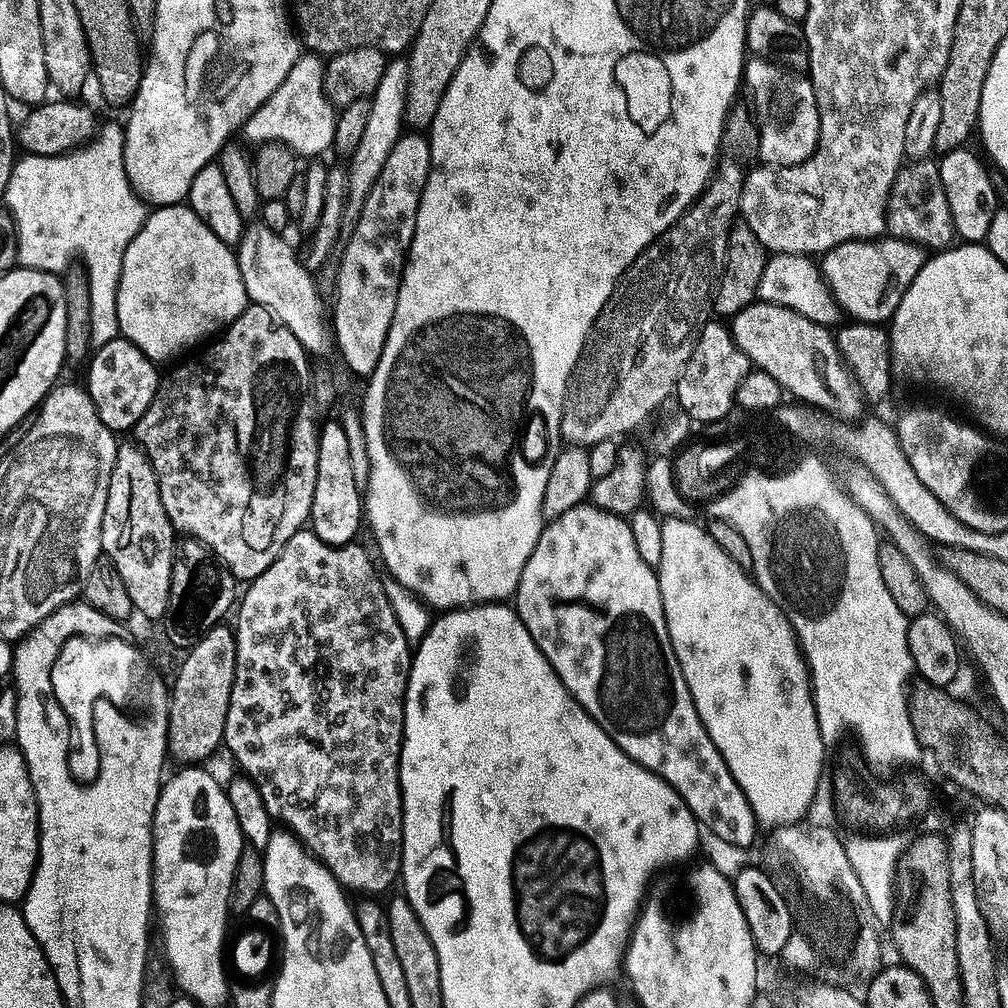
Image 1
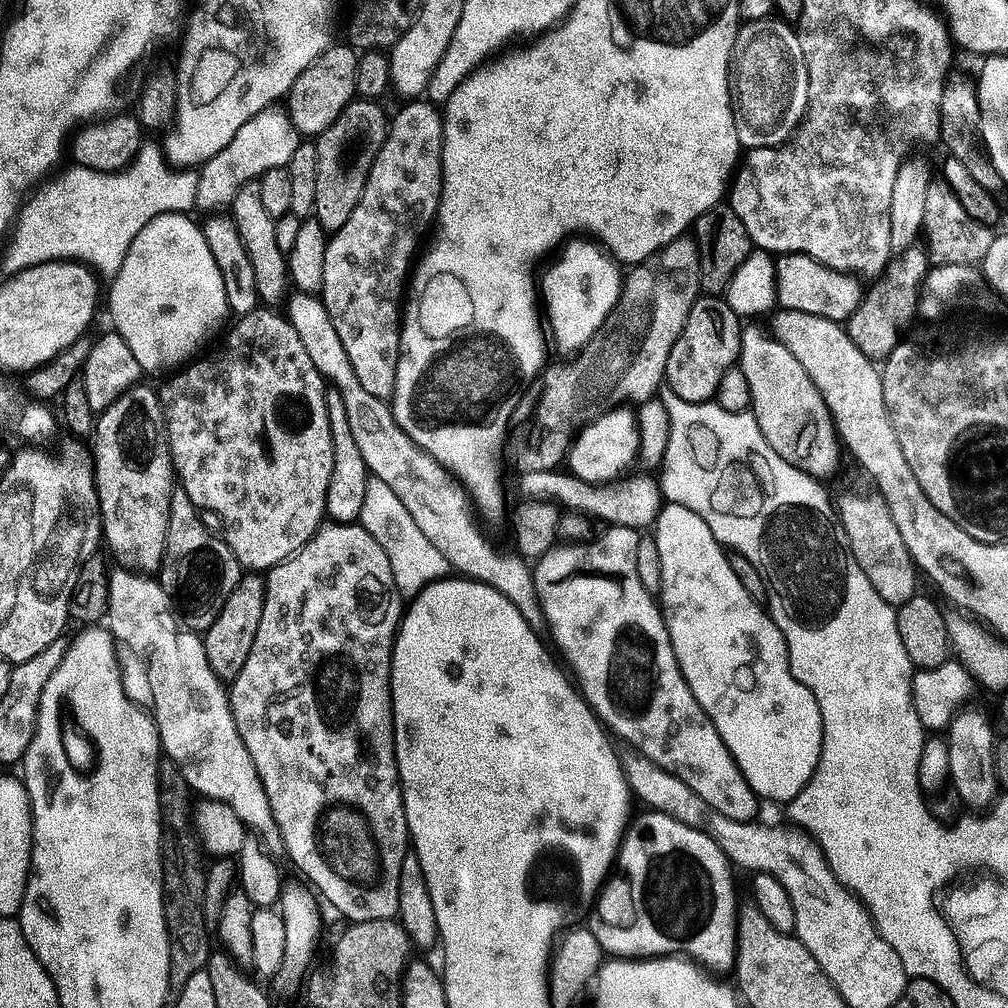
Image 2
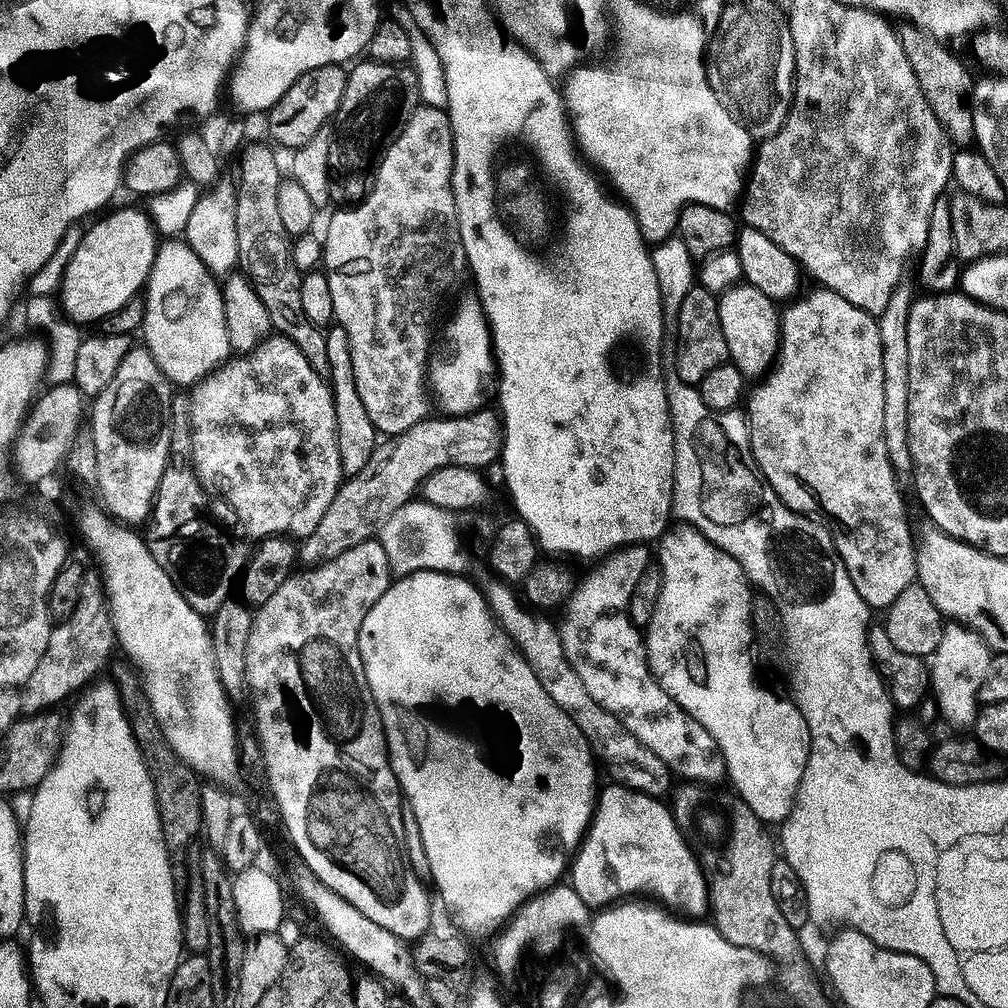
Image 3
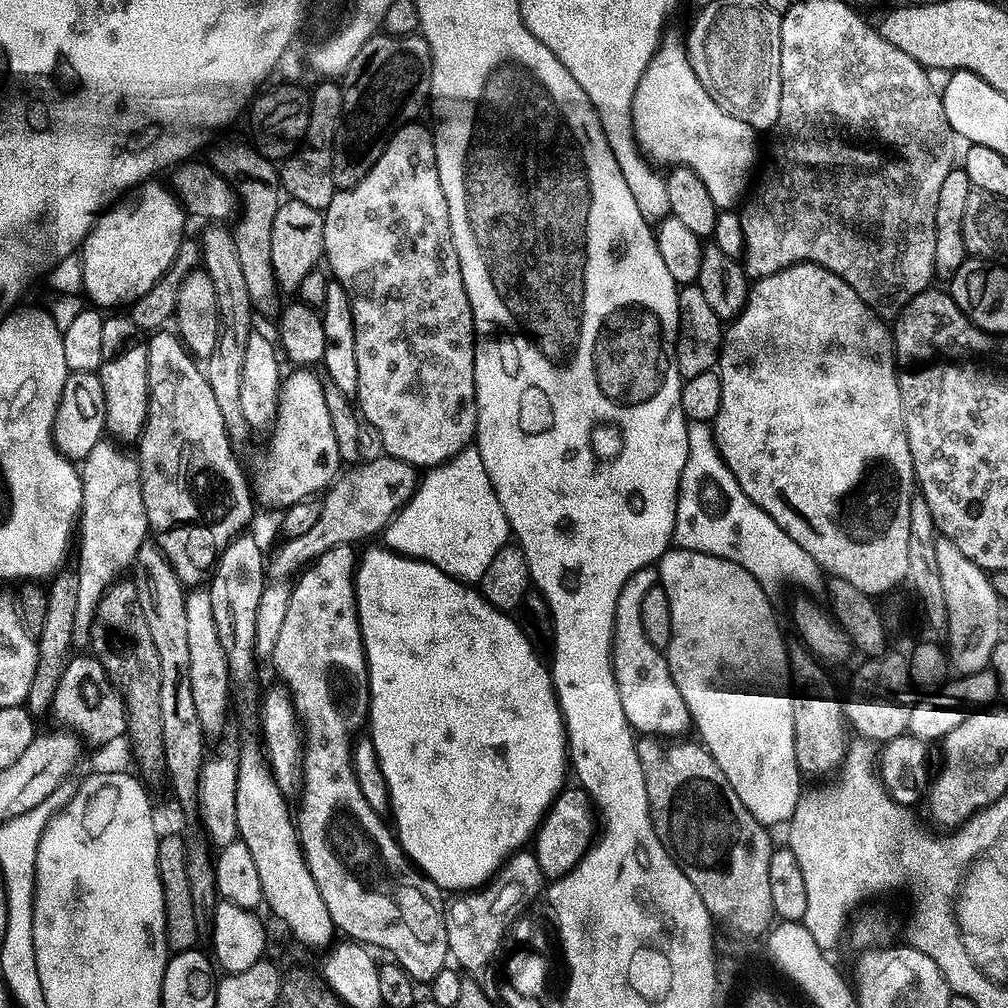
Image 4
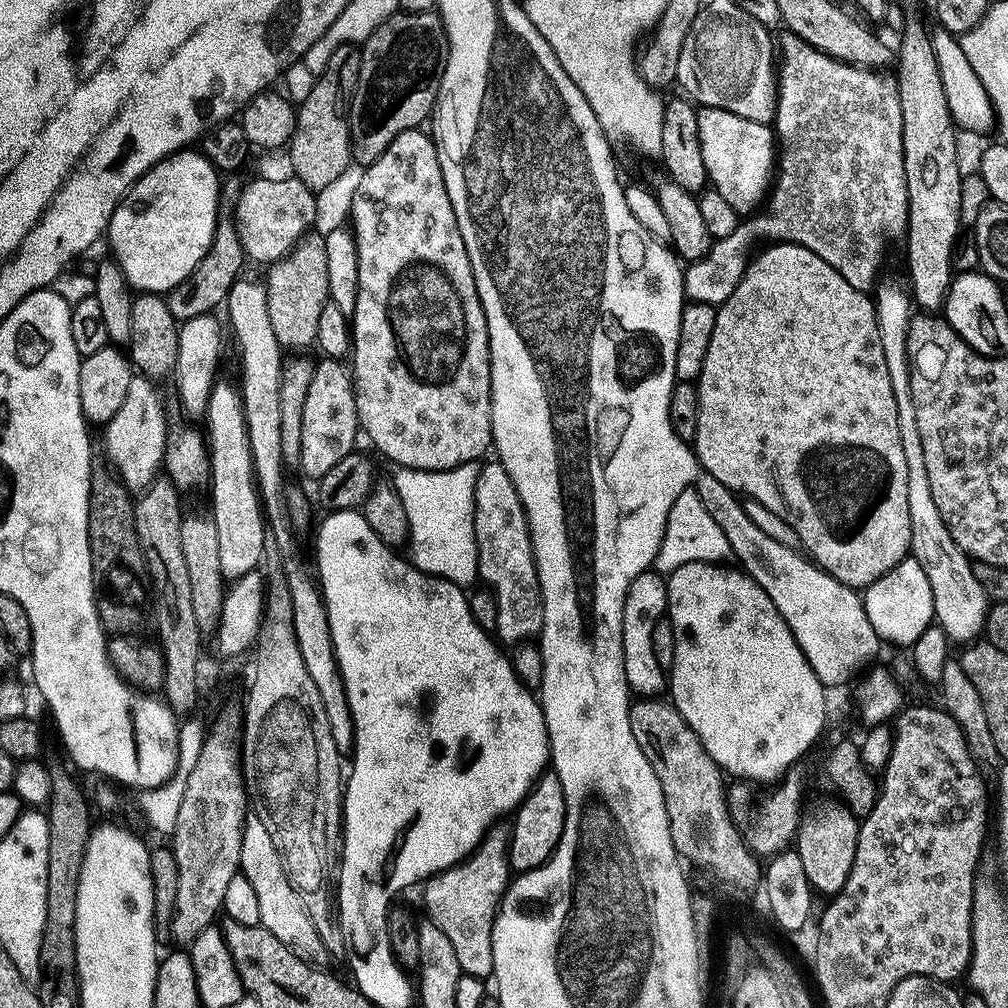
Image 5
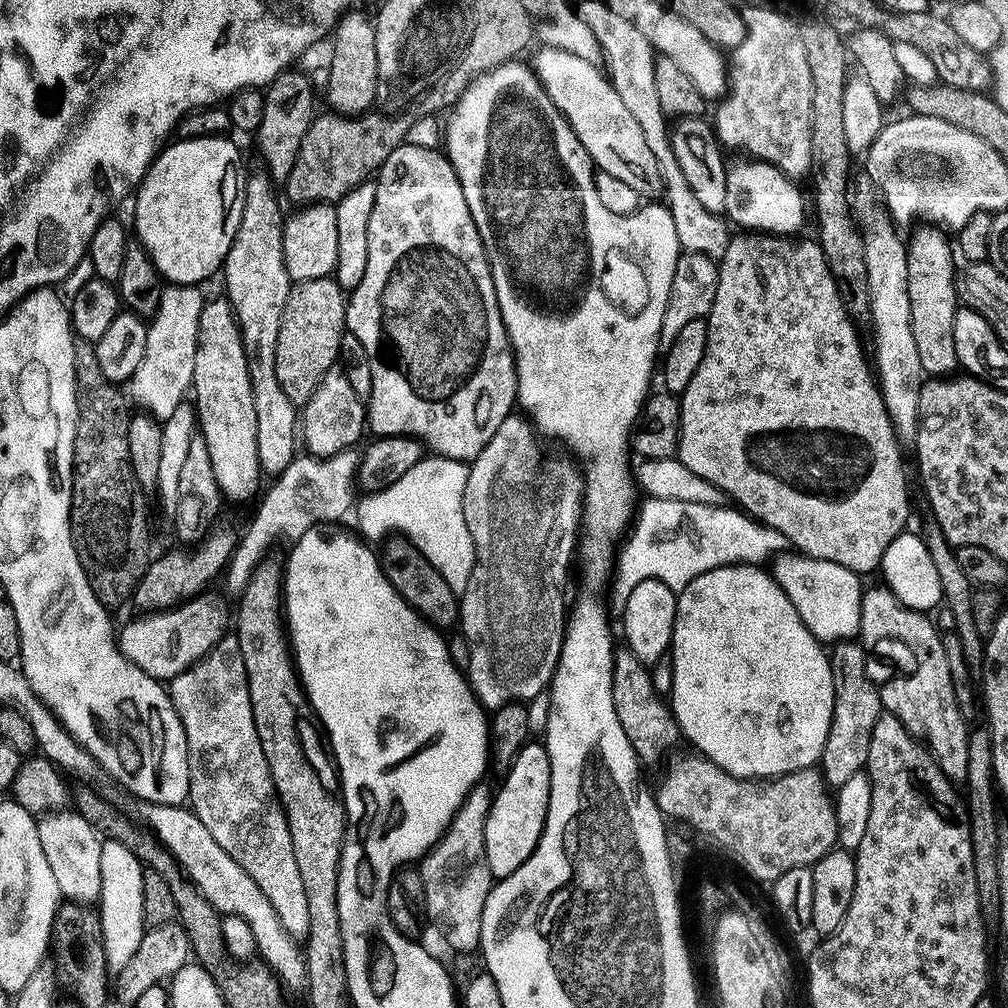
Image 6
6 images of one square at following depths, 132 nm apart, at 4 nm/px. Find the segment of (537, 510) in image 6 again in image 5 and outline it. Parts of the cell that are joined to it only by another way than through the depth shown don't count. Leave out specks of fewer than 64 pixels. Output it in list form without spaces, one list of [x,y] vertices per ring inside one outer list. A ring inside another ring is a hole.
[[[499,462],[485,463],[480,471],[480,481],[476,487],[476,550],[479,579],[491,584],[496,598],[495,631],[512,646],[527,641],[530,636],[539,635],[544,628],[544,596],[541,594],[541,580],[533,556],[532,536],[529,534],[528,518],[516,493],[514,482],[504,473]]]

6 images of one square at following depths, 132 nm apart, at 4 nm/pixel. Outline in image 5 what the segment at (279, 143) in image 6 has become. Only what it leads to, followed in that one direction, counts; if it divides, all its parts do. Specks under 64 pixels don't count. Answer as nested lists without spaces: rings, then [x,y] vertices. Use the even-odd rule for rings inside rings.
[[[230,176],[225,179],[221,187],[223,203],[219,210],[219,226],[216,229],[215,242],[212,244],[211,251],[206,258],[199,264],[198,270],[182,286],[178,287],[167,297],[171,313],[175,315],[177,323],[192,321],[194,318],[211,315],[220,305],[227,303],[233,286],[241,279],[243,275],[244,264],[247,265],[248,259],[243,250],[239,238],[239,230],[236,219],[236,212],[233,208],[234,203],[241,198],[245,181],[241,177]],[[230,202],[230,205],[228,205]],[[242,272],[242,273],[241,273]]]

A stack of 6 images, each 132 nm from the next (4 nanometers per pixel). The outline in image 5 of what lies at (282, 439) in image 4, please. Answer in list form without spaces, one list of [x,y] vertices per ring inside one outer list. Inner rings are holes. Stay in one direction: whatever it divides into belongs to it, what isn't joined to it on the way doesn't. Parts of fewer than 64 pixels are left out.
[[[324,358],[316,364],[316,377],[304,407],[302,426],[302,462],[300,468],[316,482],[323,479],[343,459],[355,453],[356,439],[361,439],[360,415],[356,405],[354,380],[339,360]]]

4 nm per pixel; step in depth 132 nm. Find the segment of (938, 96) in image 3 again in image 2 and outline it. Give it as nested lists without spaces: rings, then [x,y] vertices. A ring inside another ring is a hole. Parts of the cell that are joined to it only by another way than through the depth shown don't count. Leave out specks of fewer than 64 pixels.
[[[959,70],[953,71],[944,86],[940,107],[941,143],[945,144],[951,159],[961,162],[977,183],[981,183],[984,190],[992,195],[1000,196],[1006,190],[1006,185],[989,156],[981,124],[982,114],[977,81]]]

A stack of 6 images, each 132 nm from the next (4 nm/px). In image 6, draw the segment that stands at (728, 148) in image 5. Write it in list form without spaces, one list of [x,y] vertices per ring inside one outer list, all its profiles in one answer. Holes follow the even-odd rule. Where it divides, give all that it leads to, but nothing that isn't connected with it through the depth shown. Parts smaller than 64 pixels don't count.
[[[733,163],[728,169],[727,219],[752,234],[795,237],[804,222],[804,200],[797,185],[772,164],[749,163]]]

